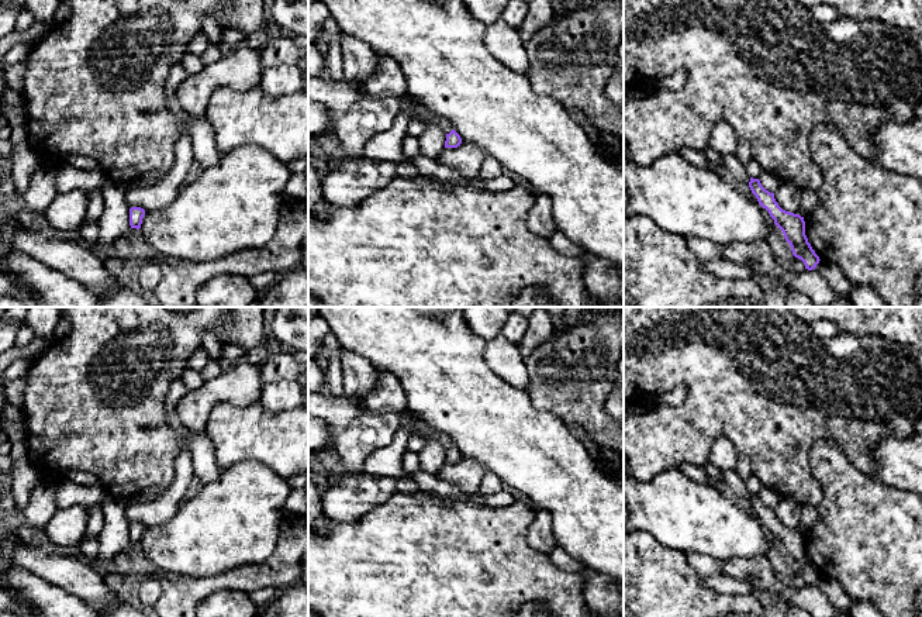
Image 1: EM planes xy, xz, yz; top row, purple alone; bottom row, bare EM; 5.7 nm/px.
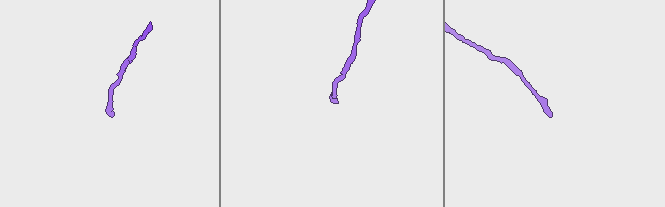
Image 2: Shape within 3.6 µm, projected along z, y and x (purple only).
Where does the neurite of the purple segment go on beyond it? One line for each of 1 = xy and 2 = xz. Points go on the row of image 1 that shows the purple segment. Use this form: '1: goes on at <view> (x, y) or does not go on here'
1: does not go on here
2: does not go on here

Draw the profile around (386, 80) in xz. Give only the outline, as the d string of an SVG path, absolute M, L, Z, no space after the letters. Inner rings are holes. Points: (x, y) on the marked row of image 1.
M376 55L376 69L359 83L360 94L374 99L408 97L407 82L400 65L389 56Z

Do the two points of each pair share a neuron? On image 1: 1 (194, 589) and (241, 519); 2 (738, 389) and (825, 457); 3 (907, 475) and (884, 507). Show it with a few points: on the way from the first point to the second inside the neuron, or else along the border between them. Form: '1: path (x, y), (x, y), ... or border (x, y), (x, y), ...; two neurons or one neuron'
1: border (235, 568), (207, 576), (180, 576); two neurons
2: border (834, 440), (817, 440), (810, 450), (815, 479); two neurons
3: border (872, 476), (907, 490); two neurons

